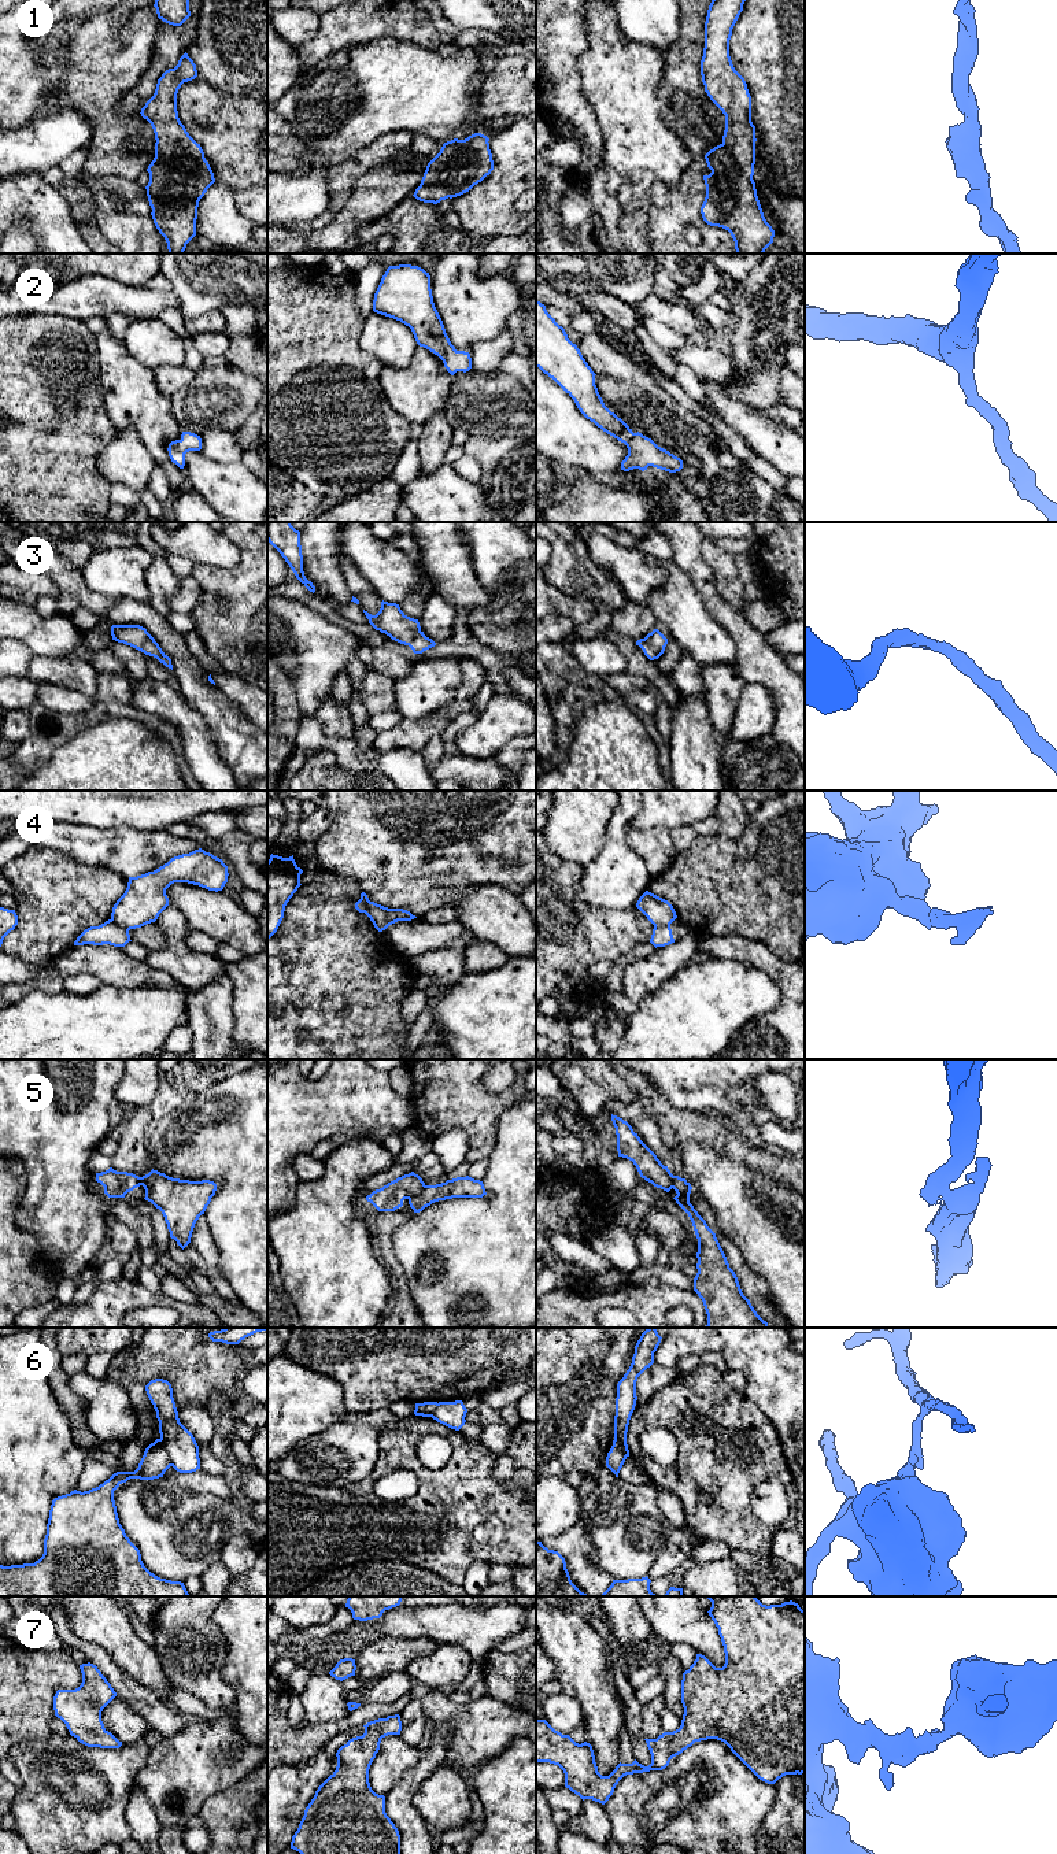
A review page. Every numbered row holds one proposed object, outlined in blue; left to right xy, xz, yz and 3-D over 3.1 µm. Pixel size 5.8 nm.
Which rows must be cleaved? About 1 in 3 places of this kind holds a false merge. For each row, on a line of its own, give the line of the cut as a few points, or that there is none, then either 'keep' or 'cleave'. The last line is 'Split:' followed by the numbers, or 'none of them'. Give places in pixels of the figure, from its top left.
1: no cut | keep
2: no cut | keep
3: no cut | keep
4: xy (111, 918), (128, 931) | cleave
5: xz (425, 1185), (409, 1199) | cleave
6: xy (159, 1439), (172, 1465) | cleave
7: no cut | keep
Split: 4, 5, 6

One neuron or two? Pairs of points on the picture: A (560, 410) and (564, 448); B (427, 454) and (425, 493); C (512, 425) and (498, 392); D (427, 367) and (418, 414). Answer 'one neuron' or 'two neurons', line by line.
A: one neuron
B: two neurons
C: one neuron
D: one neuron

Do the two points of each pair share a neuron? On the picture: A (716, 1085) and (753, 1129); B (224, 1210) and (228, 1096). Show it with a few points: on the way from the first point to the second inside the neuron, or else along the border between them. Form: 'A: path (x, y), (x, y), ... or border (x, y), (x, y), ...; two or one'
A: path (719, 1096), (742, 1118); one
B: path (251, 1181), (251, 1125); one

